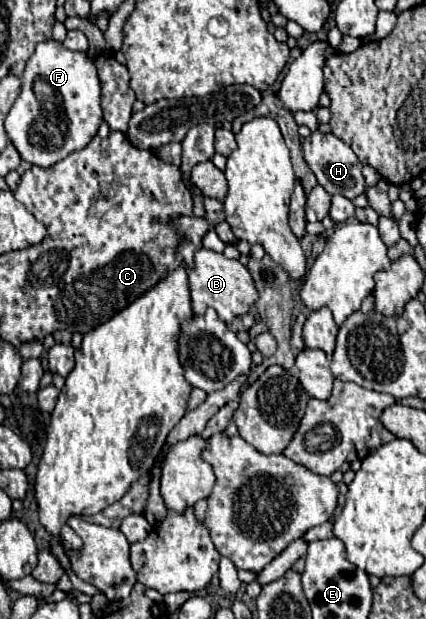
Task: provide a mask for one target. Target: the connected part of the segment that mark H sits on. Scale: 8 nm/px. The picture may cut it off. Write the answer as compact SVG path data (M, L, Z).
M315 131L311 133L311 137L307 137L303 141L303 151L305 151L305 161L311 167L311 171L317 177L317 183L329 193L341 193L347 199L355 199L357 195L361 195L365 191L365 179L361 175L361 161L357 159L357 155L353 153L353 149L349 145L345 145L339 137L335 137L333 133L321 133Z

